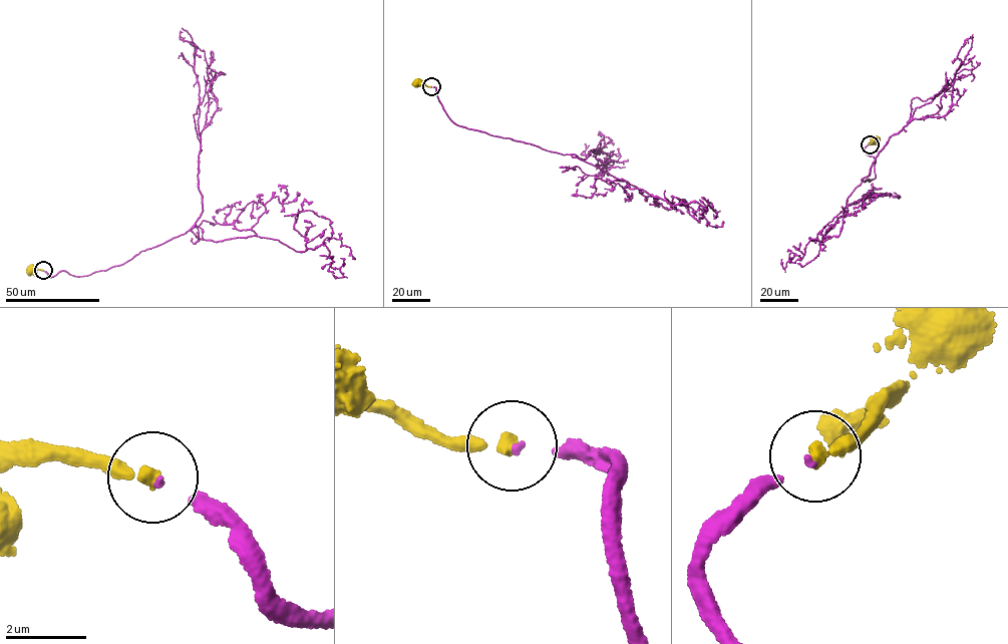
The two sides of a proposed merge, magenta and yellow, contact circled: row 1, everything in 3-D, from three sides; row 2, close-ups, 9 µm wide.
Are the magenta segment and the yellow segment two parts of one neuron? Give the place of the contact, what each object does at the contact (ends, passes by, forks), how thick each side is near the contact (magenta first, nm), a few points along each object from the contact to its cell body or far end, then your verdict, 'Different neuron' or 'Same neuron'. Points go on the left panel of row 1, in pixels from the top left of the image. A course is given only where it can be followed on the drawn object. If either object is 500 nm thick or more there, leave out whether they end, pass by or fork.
Place: (43, 270). At the ring magenta ends. At the ring yellow ends. Thickness 90 nm (magenta) against 280 nm. Course of magenta: (43, 270), (106, 271), (190, 230), (304, 251), (295, 218), (307, 211), (330, 221), (329, 240). Course of yellow: (43, 270), (32, 268), (29, 270). Same neuron

